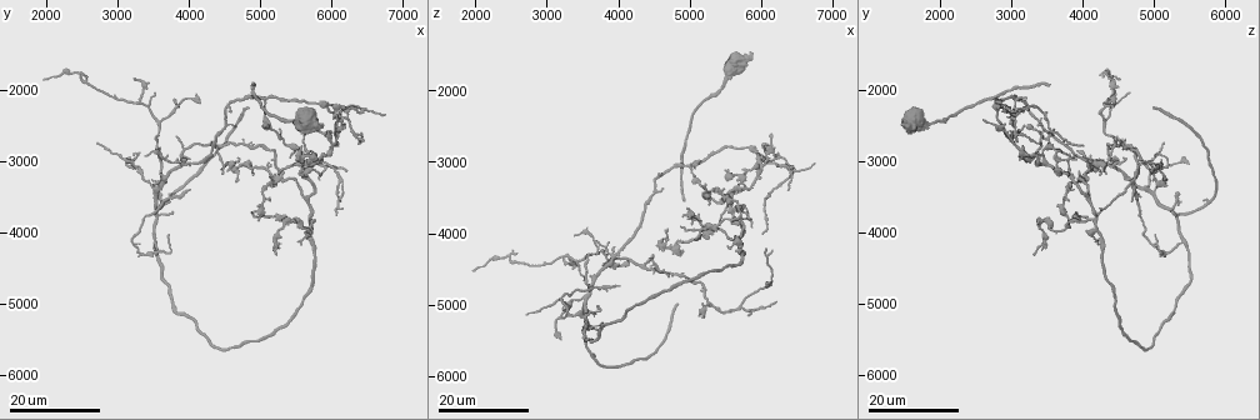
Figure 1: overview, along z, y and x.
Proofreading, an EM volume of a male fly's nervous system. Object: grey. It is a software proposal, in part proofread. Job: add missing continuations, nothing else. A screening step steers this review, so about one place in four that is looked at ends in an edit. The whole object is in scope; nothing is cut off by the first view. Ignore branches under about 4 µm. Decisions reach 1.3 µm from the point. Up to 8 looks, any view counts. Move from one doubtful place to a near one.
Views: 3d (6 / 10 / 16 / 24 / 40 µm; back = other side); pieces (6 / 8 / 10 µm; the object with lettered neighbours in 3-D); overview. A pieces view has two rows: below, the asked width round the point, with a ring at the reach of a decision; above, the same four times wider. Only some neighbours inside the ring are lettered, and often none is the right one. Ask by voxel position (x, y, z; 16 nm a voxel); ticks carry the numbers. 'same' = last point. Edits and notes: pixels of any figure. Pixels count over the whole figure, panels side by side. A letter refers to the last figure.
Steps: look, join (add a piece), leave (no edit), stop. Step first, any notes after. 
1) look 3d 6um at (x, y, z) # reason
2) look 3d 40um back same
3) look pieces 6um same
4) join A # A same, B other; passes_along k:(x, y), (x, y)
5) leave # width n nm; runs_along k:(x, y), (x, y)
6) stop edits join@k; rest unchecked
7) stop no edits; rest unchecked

look 3d 16um at (2000, 1900, 4550) # an open end

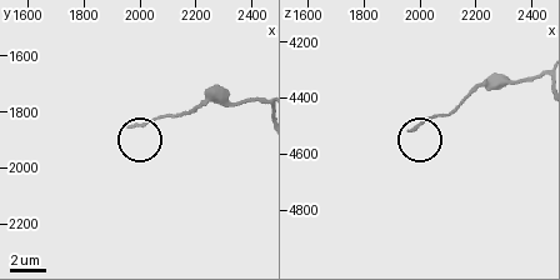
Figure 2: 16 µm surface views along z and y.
look pieces 10um at (1970, 1860, 4520) # see the neighbours

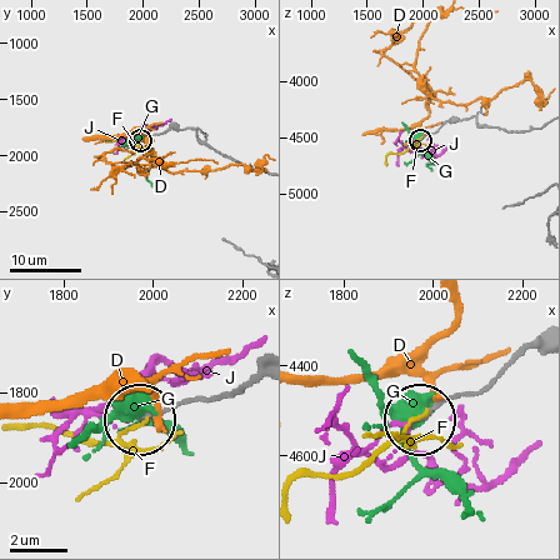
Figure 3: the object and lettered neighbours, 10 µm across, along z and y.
leave # width 130 nm; D other, F other, G other, J other; runs_along 3:(521, 131), (483, 128), (471, 116), (446, 120), (420, 139); no lettered piece goes on from it

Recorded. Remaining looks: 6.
look 3d 16um at (5800, 3250, 5150) # an open end

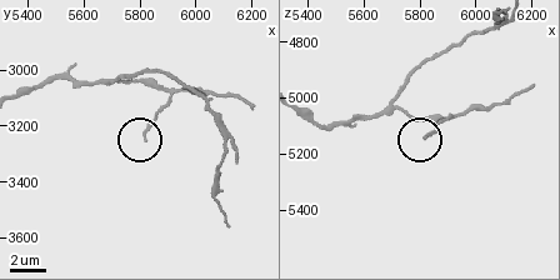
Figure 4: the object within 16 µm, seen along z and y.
look pieces 10um at (5810, 3240, 5150)

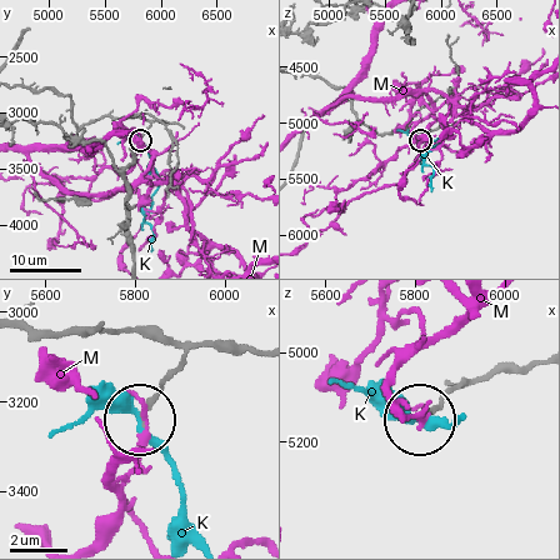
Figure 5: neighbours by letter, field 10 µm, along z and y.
leave # K other, M other; runs_along 5:(26, 325), (170, 339), (181, 360), (144, 415); no lettered piece goes on from it

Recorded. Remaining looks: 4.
look 3d 16um at (6100, 3750, 4200) # tapers out

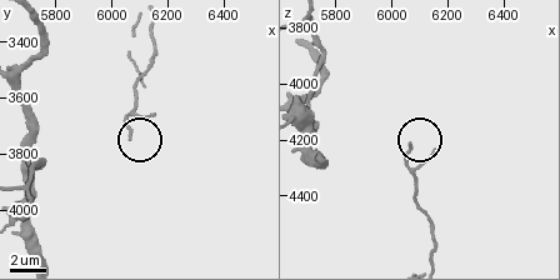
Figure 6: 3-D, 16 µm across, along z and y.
look pieces 8um at (6070, 3740, 4220) # what lies round it

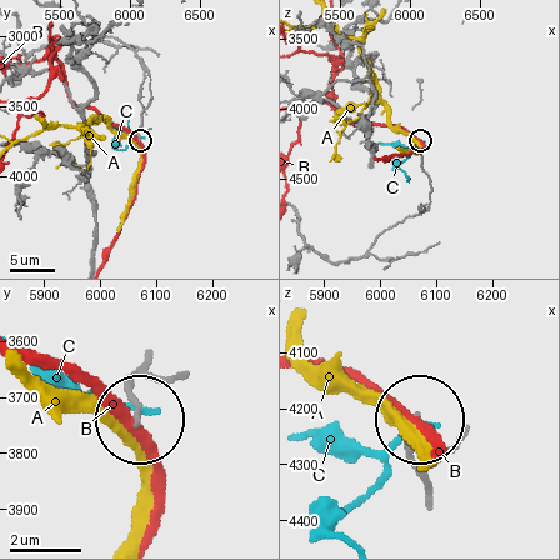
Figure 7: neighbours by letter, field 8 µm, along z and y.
leave # A other, B other, C other; runs_along 7:(375, 239), (430, 204), (430, 180), (421, 164), (419, 140); no lettered piece goes on from it

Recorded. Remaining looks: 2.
look 3d 16um at (6200, 3150, 4950) # thin end

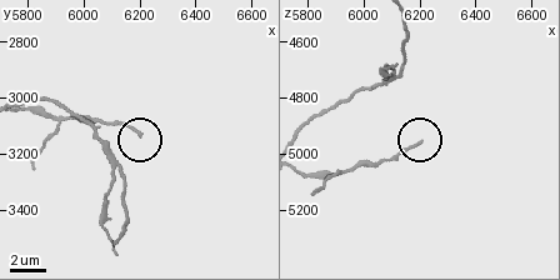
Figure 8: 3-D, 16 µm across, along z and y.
look pieces 6um at (6200, 3130, 4960)

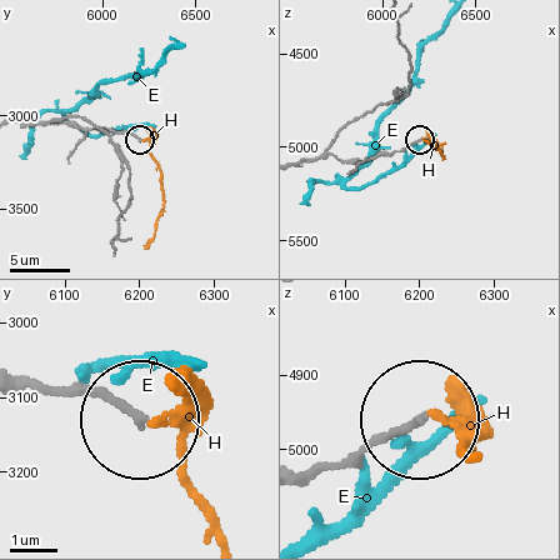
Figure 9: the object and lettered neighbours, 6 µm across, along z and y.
leave # E other, H other; runs_along 9:(30, 379), (103, 391), (134, 411); none of them fits

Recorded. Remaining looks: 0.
stop no edits; rest unchecked

